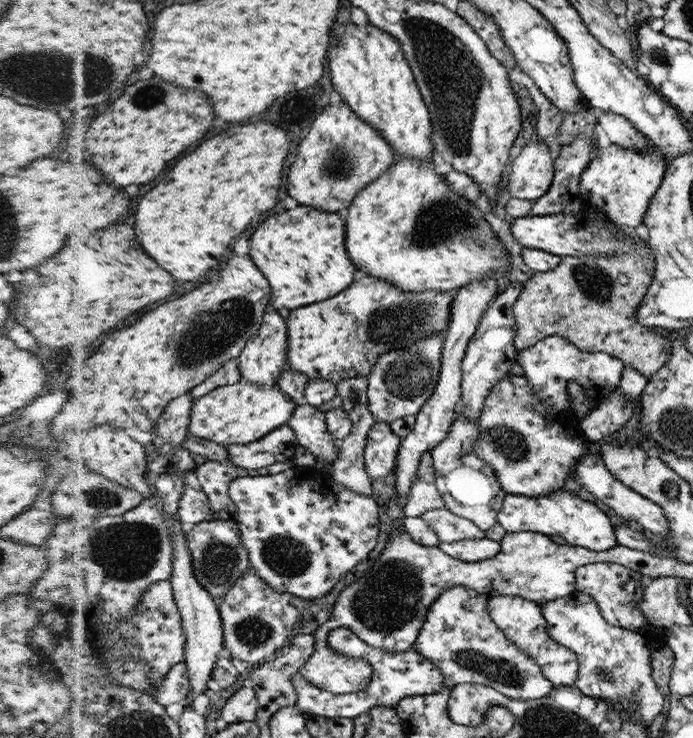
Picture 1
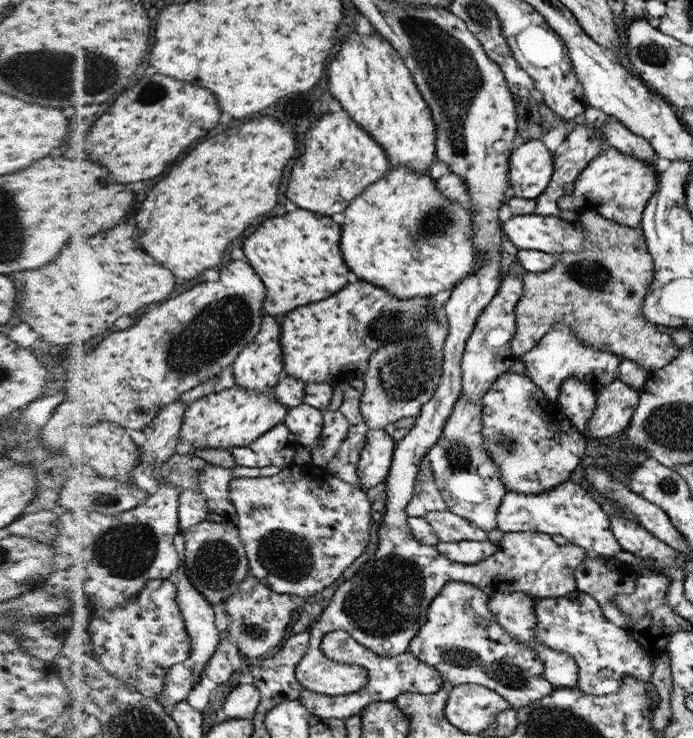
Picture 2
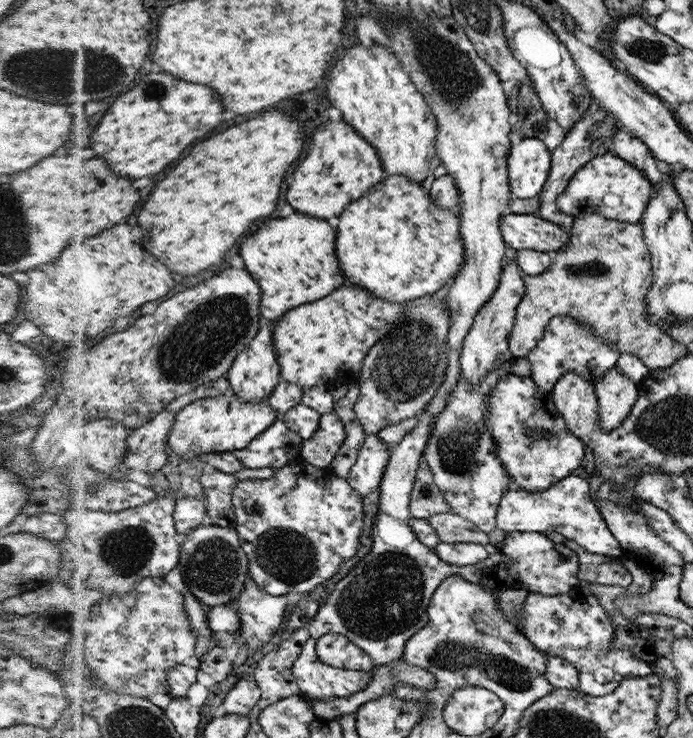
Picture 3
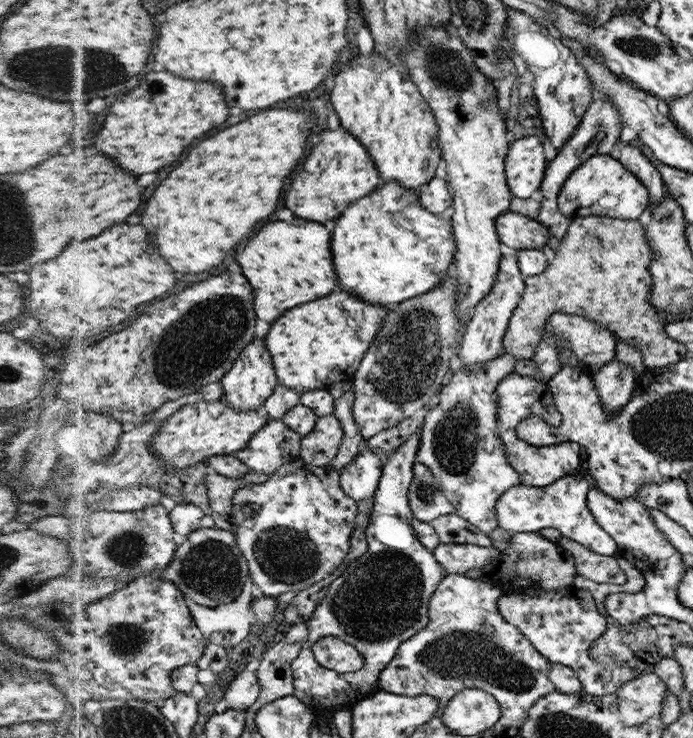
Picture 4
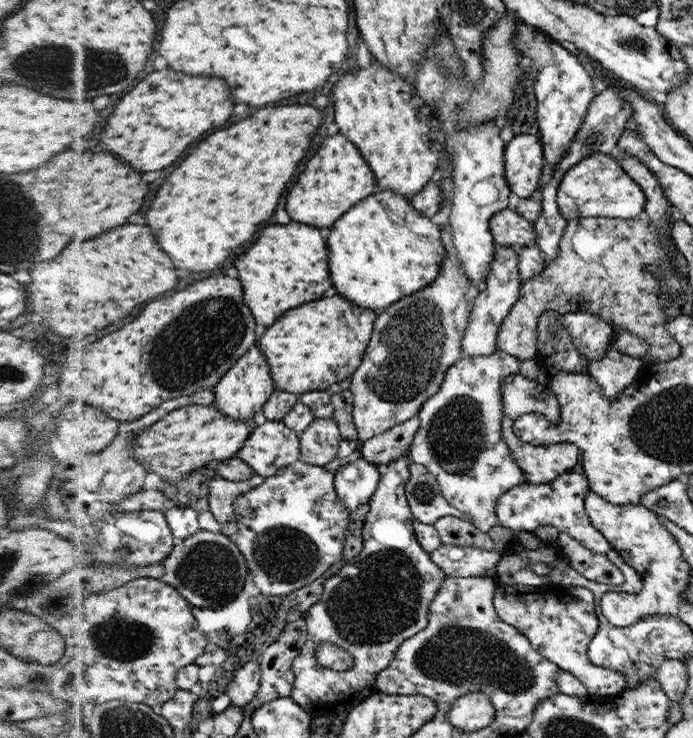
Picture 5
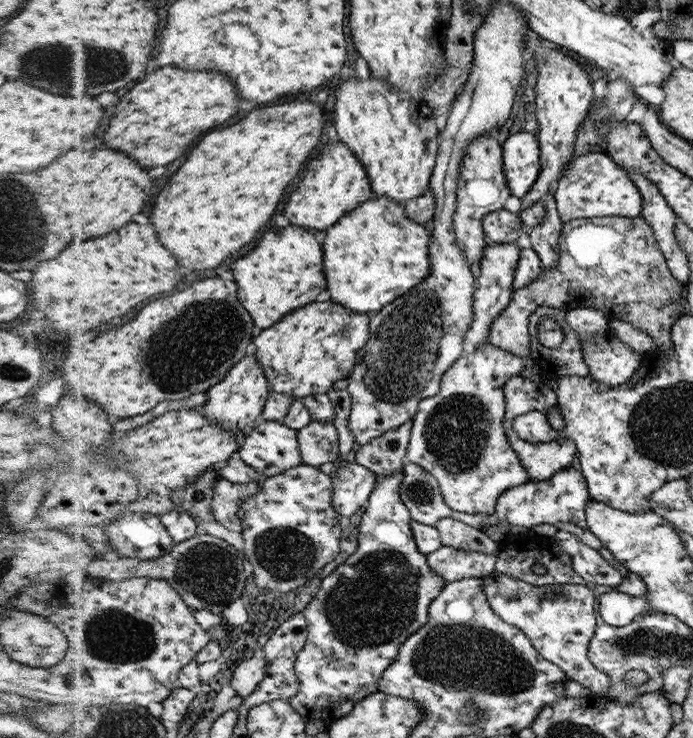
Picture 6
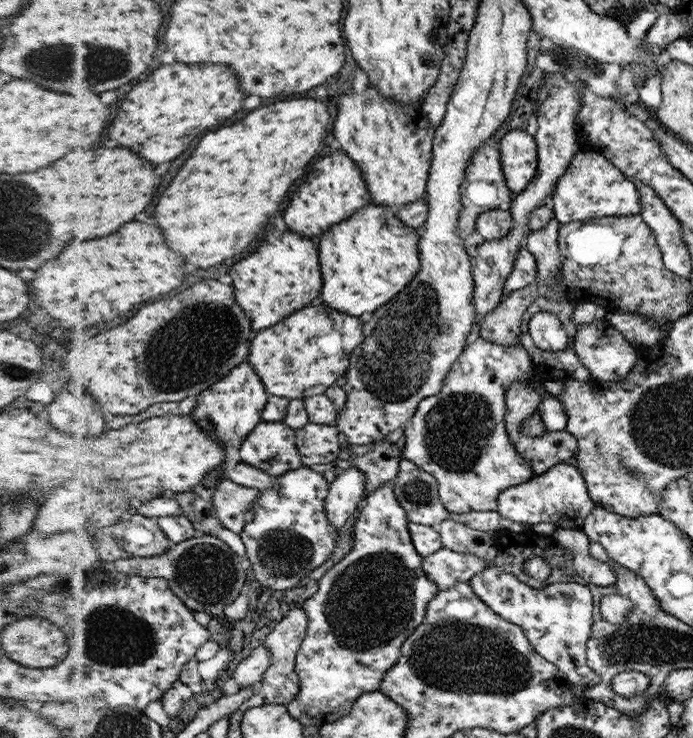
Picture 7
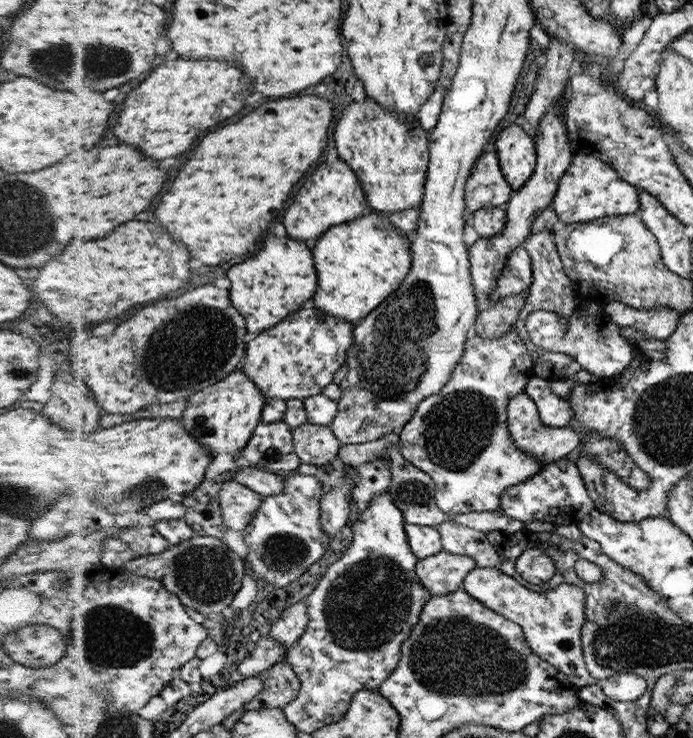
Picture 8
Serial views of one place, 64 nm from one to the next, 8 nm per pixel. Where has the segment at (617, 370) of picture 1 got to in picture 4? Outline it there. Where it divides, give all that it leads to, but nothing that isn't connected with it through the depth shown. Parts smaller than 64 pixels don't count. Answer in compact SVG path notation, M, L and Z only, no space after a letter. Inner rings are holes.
M552 313L546 323L541 344L537 346L537 352L531 358L538 364L540 378L537 379L547 386L549 380L564 368L564 361L560 361L560 355L558 355L558 346L562 346L562 344L566 344L566 348L572 350L574 356L578 358L578 364L580 364L578 370L593 377L596 372L600 371L606 364L613 362L613 358L616 358L616 342L617 340L611 331L598 326L596 322L592 322L592 320L584 318L584 316Z

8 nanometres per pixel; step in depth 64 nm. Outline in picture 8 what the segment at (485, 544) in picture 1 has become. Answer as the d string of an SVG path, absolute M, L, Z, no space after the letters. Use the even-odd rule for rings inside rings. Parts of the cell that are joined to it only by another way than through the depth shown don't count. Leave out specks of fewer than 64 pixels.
M442 550L419 560L416 572L433 596L442 596L464 585L469 573L477 567L474 558Z

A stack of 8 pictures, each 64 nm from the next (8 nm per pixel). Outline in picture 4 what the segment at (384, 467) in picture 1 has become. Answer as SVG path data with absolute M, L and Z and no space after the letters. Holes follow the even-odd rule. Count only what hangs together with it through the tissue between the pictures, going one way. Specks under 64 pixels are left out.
M365 443L365 449L360 450L352 464L340 470L341 485L345 493L356 502L373 497L382 476L384 463L384 459Z

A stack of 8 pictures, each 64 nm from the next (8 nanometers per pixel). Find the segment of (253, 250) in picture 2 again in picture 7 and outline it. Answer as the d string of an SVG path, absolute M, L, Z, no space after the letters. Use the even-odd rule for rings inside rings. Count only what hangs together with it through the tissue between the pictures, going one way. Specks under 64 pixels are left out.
M290 229L286 232L274 230L256 254L250 258L246 256L233 266L229 273L237 290L238 303L249 314L257 333L306 308L310 302L320 298L324 288L321 246L314 242L314 237L307 238Z

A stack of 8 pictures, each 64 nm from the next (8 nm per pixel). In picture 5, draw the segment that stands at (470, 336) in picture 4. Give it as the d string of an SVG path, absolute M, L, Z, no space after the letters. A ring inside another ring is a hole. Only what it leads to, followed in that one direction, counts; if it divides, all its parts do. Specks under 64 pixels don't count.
M499 246L494 250L494 260L490 262L489 277L486 278L485 290L480 290L474 298L473 316L470 317L469 328L462 337L464 347L463 358L490 356L497 350L497 338L502 322L509 316L510 310L517 304L521 297L520 254L514 247Z

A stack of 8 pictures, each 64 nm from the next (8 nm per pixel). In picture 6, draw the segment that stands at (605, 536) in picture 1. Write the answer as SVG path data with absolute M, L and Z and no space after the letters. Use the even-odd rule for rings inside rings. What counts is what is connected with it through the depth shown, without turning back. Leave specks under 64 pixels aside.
M568 466L558 471L548 480L540 482L526 481L520 486L513 486L514 490L506 490L502 498L498 497L495 516L507 526L523 527L526 531L538 524L554 524L559 530L566 530L578 536L584 544L598 550L602 548L602 541L594 535L586 524L586 502L590 501L589 487L578 466Z

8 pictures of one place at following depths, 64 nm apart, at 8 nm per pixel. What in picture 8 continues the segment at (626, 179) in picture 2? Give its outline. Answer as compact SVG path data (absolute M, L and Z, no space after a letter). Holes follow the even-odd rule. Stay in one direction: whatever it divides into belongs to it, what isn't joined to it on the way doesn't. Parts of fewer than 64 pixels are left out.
M575 156L568 172L560 180L557 194L553 198L551 207L555 210L559 226L576 223L597 221L603 217L621 217L637 214L641 208L640 190L633 183L621 178L617 170L596 156Z

